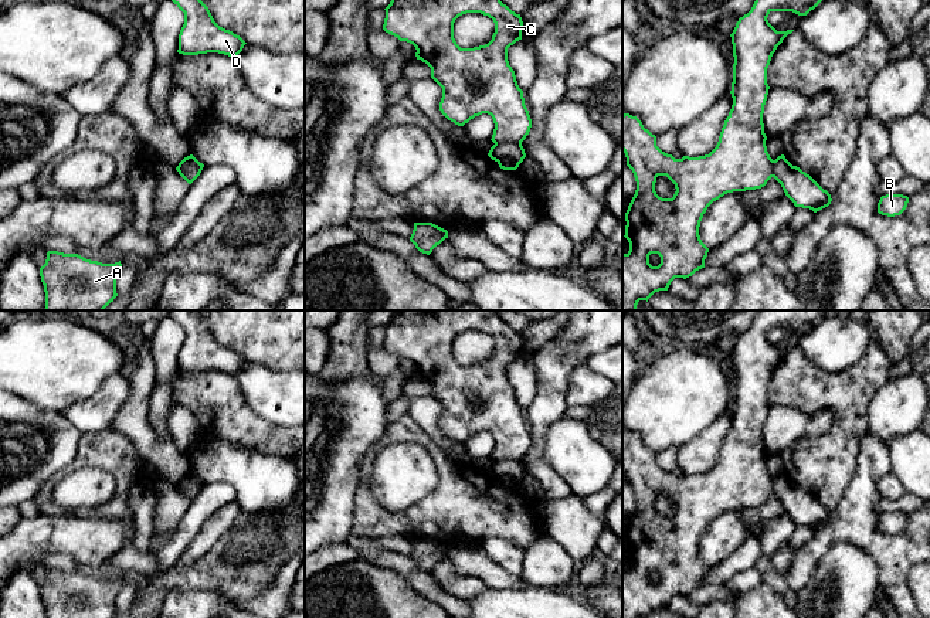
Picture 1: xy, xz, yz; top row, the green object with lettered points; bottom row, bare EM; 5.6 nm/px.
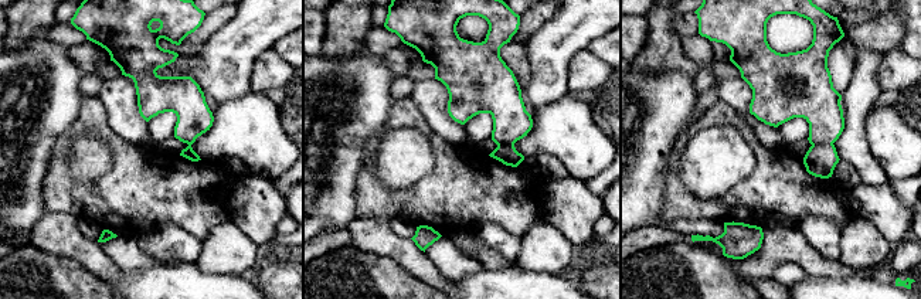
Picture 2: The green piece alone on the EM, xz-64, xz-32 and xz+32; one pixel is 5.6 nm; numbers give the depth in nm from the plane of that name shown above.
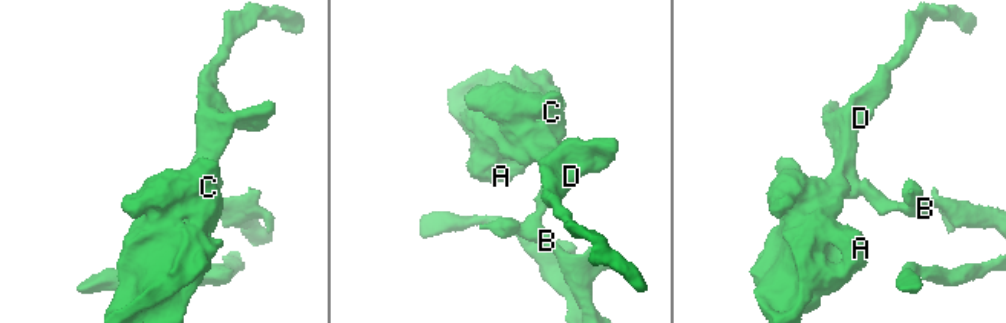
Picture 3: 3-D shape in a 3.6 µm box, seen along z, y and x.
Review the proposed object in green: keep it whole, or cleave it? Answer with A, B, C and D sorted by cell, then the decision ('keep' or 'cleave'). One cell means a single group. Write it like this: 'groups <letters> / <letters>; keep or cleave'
groups A C D / B; cleave

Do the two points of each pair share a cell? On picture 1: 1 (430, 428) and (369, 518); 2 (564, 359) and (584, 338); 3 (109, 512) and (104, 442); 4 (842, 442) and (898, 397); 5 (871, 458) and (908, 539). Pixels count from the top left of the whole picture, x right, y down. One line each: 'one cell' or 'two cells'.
1: two cells
2: one cell
3: one cell
4: two cells
5: one cell

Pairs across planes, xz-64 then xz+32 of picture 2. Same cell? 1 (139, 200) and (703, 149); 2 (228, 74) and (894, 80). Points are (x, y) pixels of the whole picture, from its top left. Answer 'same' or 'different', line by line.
1: different
2: different

